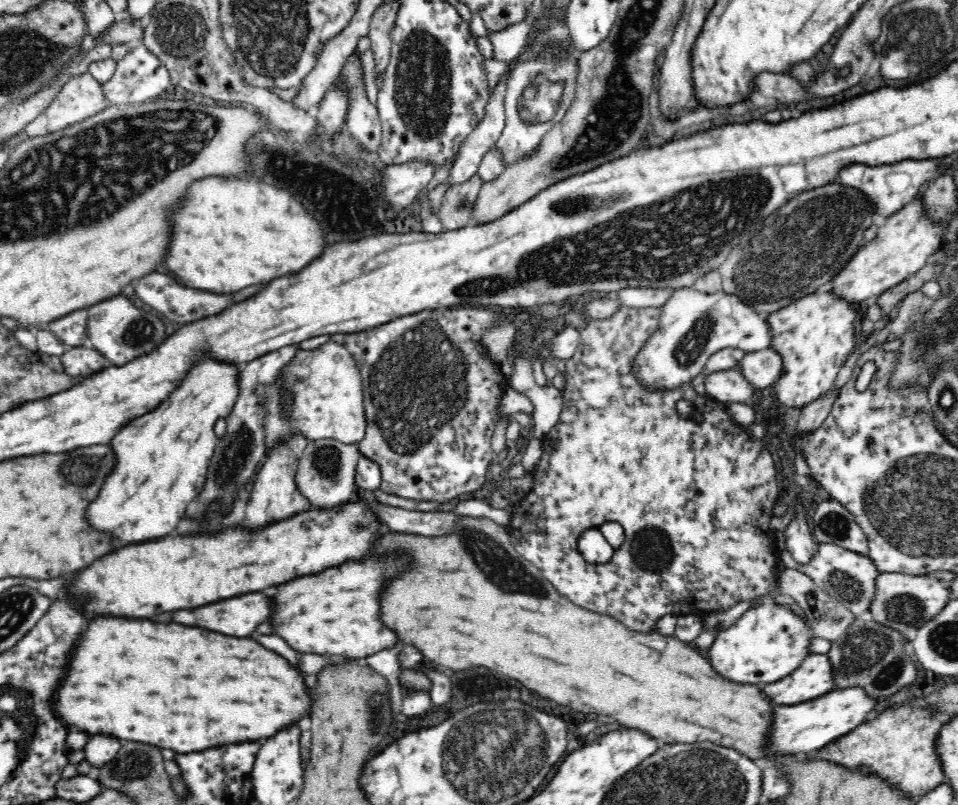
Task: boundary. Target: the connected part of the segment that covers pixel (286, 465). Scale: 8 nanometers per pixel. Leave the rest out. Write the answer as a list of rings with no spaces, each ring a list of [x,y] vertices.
[[[292,431],[267,450],[265,461],[255,477],[251,498],[247,504],[244,527],[250,529],[261,527],[313,508],[301,492],[298,492],[295,482],[298,459],[307,444],[306,435],[302,435],[300,431]]]

